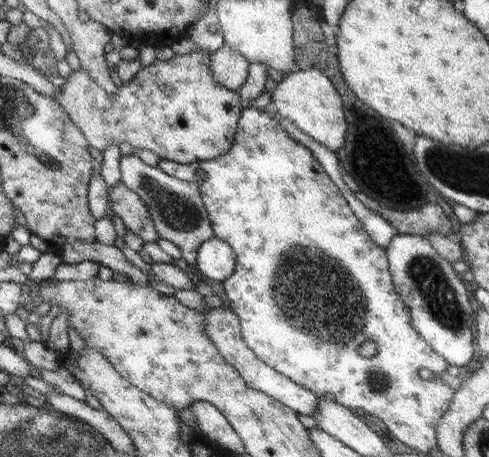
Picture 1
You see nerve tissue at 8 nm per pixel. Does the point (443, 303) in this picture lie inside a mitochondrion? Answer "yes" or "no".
yes

